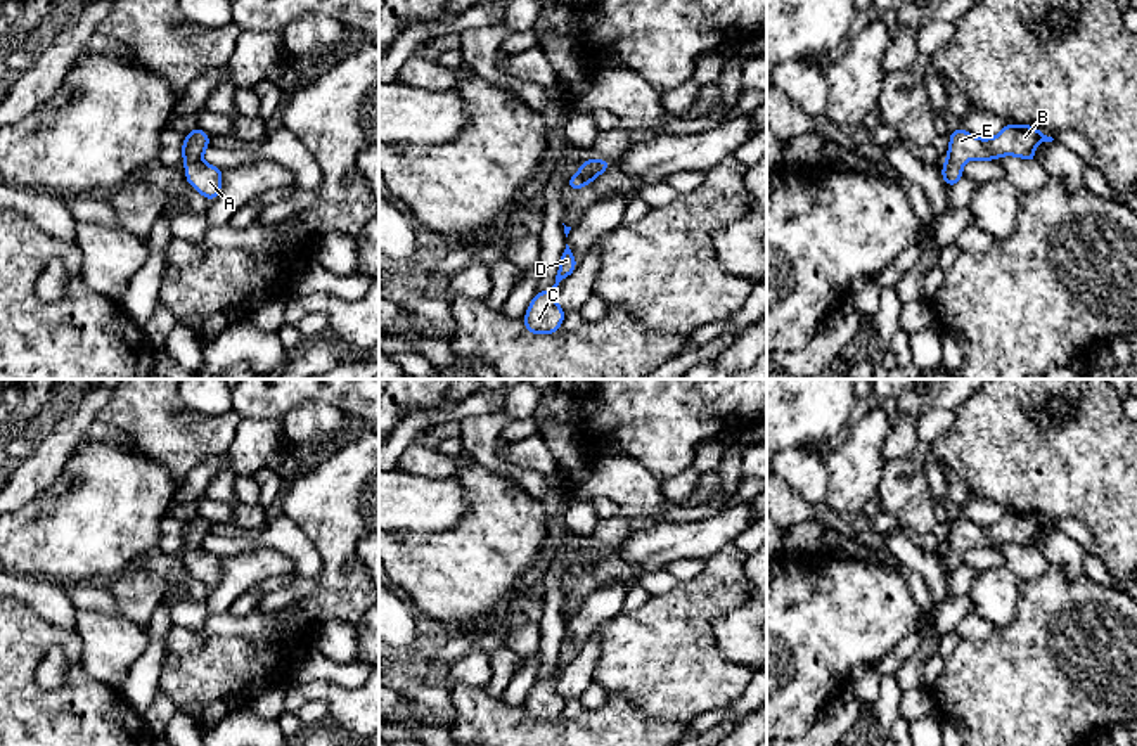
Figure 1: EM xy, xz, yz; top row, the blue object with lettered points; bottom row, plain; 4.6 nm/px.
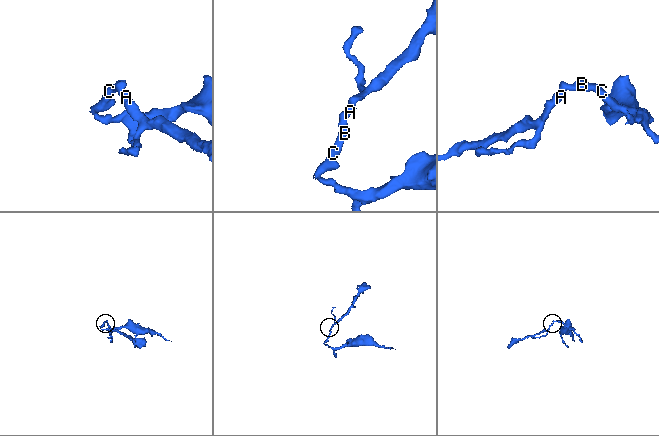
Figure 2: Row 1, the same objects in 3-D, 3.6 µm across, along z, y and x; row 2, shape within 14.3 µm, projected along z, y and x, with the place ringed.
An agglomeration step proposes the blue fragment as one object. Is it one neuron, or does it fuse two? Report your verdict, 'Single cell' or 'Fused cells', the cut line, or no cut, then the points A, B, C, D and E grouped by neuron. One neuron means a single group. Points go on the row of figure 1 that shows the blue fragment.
Single cell. No split. Groups: A B C D E

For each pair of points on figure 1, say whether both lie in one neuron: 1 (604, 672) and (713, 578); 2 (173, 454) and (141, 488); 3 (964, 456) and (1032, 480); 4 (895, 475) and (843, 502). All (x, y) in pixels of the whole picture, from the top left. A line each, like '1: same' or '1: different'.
1: same
2: different
3: same
4: different

